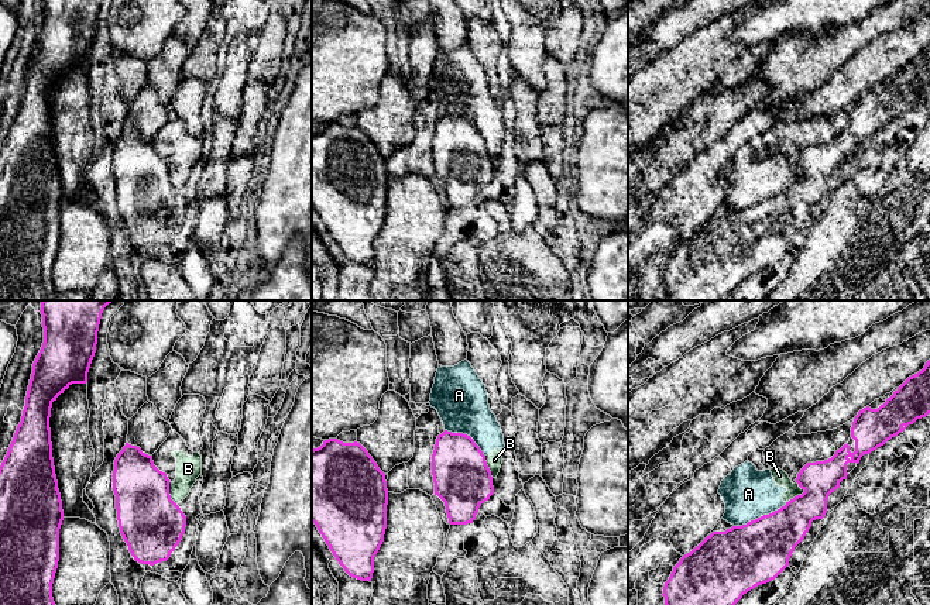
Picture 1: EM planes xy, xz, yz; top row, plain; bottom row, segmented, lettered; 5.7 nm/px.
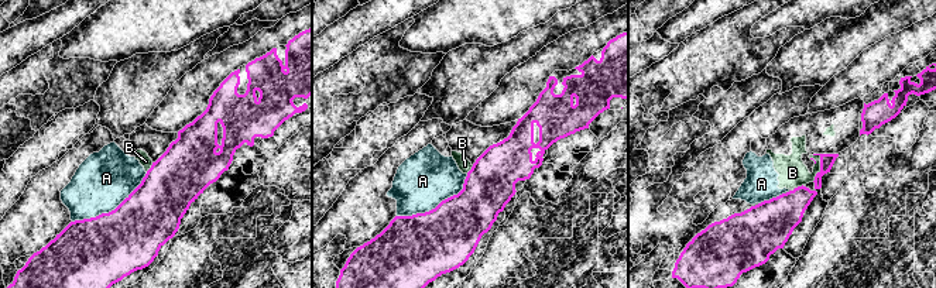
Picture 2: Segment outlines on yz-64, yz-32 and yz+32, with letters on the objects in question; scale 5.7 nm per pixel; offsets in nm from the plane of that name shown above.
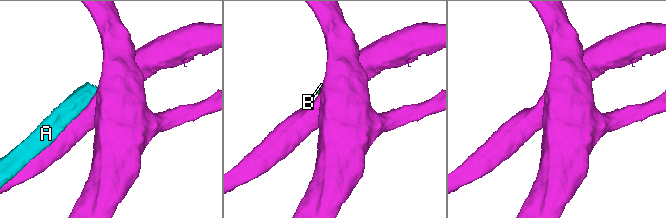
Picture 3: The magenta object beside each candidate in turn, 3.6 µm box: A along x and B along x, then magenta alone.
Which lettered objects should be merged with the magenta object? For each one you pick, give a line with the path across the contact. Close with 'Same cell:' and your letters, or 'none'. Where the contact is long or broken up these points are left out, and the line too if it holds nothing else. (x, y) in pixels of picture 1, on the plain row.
Same cell: none

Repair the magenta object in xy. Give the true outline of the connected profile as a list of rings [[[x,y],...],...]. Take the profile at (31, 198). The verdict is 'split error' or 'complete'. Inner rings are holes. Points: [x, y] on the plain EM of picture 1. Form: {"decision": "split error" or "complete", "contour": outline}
{"decision": "complete", "contour": [[[42,0],[44,27],[32,48],[21,106],[0,149],[0,300],[56,300],[52,268],[59,245],[62,185],[55,159],[49,102],[52,86],[72,68],[86,68],[102,0]]]}

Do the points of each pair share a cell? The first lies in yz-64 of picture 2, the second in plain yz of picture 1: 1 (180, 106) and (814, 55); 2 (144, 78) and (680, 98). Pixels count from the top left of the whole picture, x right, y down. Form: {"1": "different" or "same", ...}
{"1": "different", "2": "different"}

